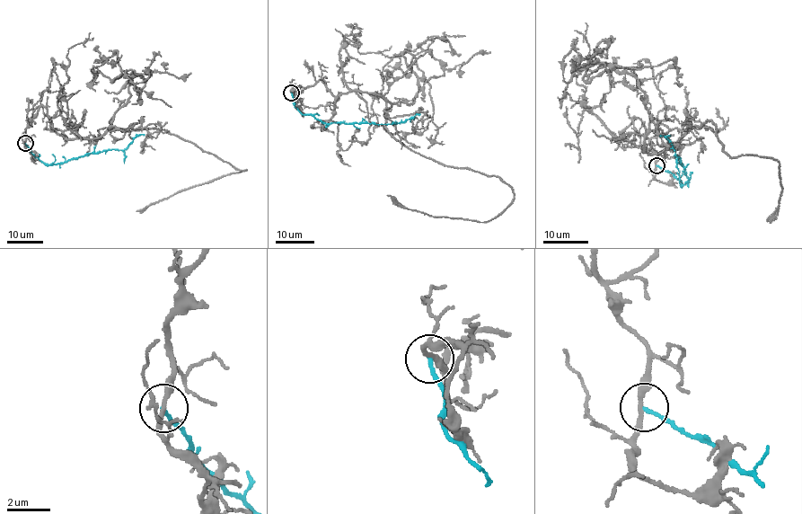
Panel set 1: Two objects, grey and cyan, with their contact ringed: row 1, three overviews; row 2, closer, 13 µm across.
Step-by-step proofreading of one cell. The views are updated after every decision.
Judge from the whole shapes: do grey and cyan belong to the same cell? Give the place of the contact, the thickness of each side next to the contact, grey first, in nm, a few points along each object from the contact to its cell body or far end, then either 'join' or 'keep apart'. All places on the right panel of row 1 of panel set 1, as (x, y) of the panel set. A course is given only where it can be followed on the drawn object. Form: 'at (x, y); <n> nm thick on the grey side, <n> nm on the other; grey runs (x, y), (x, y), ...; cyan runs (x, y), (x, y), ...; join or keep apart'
at (656, 165); 240 nm thick on the grey side, 170 nm on the other; grey runs (656, 165), (633, 118), (651, 155), (651, 118), (710, 120), (731, 157), (779, 163), (767, 221); cyan runs (656, 165), (671, 172), (682, 181), (681, 185), (688, 181), (674, 146), (659, 136); keep apart

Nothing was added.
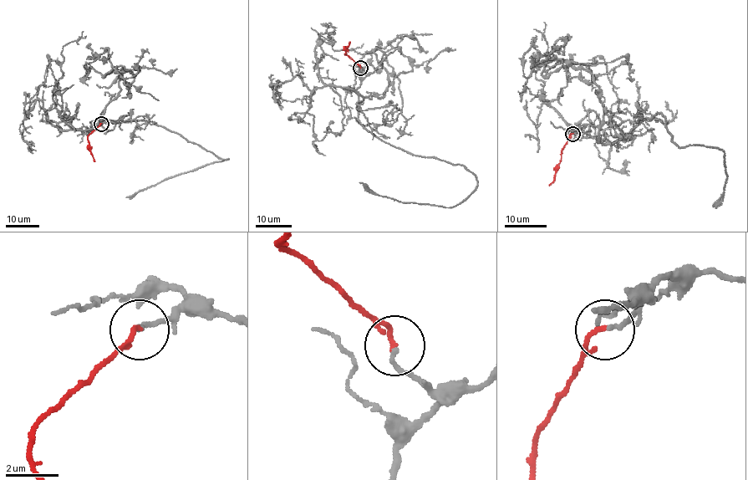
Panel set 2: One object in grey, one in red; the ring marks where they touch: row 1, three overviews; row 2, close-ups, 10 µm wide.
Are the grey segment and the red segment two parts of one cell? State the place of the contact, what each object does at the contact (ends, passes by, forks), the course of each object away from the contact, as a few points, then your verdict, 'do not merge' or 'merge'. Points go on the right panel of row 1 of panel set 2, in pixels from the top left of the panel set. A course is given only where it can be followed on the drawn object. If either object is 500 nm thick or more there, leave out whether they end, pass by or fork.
at (572, 134); grey ends there; red ends there; grey runs (573, 133), (599, 126), (605, 110), (623, 121), (660, 113), (676, 145), (725, 153), (727, 178), (713, 206); red runs (572, 133), (561, 153), (555, 178), (549, 186); merge

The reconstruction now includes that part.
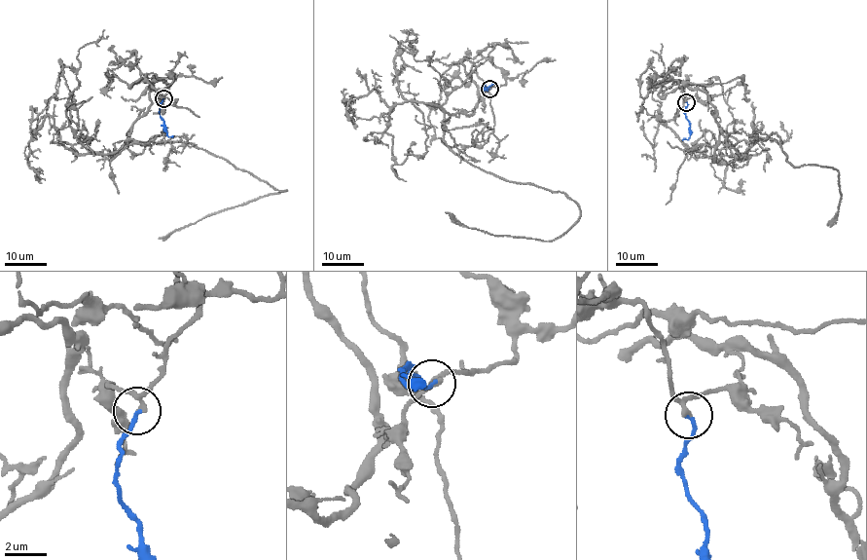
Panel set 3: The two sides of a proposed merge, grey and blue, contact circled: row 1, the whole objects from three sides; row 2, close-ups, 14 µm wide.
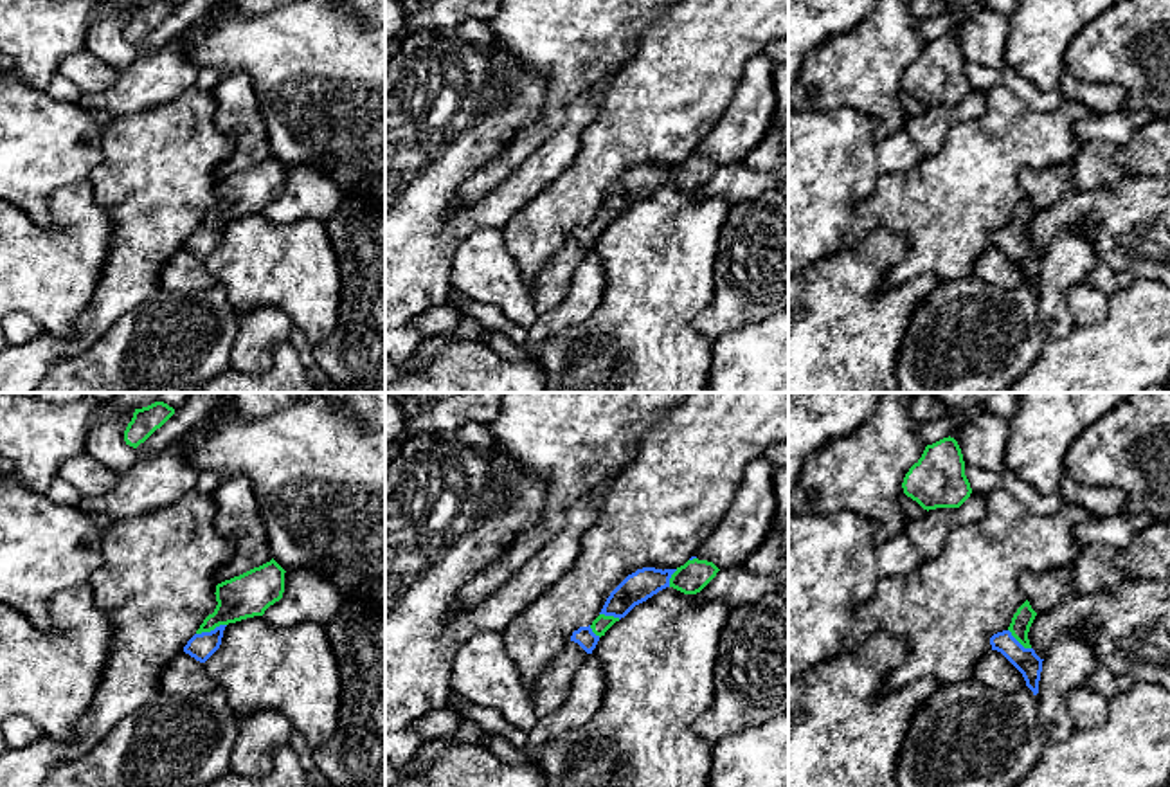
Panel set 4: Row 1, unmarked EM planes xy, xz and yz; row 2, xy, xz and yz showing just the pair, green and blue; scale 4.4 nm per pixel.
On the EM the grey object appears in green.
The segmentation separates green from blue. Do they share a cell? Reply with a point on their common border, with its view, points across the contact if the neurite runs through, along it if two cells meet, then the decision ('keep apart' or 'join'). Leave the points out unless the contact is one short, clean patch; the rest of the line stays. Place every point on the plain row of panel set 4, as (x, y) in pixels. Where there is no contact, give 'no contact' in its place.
meets green in xy at (211, 226); join

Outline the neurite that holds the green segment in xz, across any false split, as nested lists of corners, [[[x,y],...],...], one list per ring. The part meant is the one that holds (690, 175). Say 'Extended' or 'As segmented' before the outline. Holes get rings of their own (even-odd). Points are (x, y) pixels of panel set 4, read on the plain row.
Extended. [[[691,153],[677,166],[637,166],[610,189],[599,213],[589,223],[580,223],[572,229],[571,238],[578,240],[587,250],[592,250],[599,234],[635,202],[666,184],[673,184],[684,191],[697,191],[718,167],[713,158],[698,157],[697,153]]]

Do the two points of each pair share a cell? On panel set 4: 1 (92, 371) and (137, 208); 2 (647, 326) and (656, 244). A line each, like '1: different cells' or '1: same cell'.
1: different cells
2: same cell

